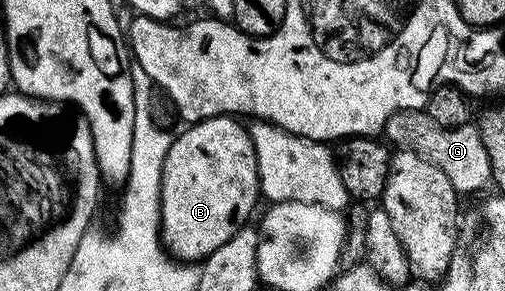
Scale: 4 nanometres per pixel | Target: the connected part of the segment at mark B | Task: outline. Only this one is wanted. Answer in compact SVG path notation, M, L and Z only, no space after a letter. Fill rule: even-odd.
M217 115L189 124L182 129L186 131L171 138L162 170L162 246L179 261L204 260L251 222L250 214L260 203L256 149L249 130L238 122L237 118L229 115Z

